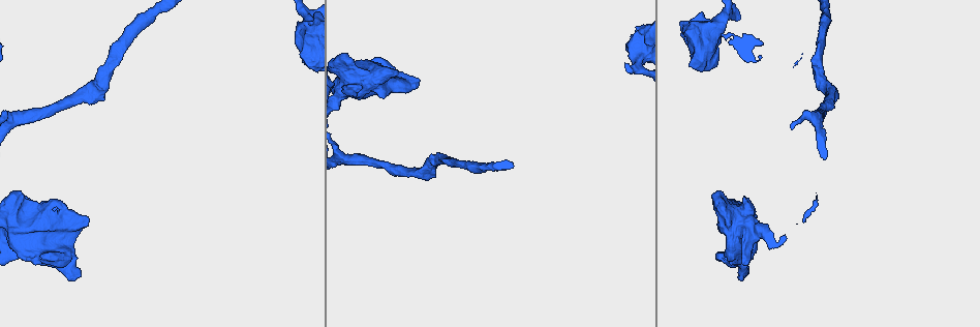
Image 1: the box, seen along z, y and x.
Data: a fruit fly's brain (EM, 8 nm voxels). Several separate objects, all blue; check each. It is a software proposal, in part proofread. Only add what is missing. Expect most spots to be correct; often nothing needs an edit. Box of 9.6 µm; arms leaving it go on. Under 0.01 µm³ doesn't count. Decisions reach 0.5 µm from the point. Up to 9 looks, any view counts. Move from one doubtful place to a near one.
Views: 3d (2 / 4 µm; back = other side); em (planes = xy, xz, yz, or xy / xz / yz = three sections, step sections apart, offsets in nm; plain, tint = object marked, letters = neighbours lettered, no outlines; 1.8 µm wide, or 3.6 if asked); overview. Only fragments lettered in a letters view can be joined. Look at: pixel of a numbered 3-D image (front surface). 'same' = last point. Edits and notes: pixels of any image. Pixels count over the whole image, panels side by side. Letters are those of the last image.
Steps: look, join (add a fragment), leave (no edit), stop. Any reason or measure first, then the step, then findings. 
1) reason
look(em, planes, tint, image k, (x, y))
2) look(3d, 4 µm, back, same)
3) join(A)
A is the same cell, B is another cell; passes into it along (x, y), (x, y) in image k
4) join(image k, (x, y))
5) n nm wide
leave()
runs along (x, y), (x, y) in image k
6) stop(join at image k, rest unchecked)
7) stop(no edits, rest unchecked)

branch stops here
look(3d, 2 µm, image 1, (742, 276))

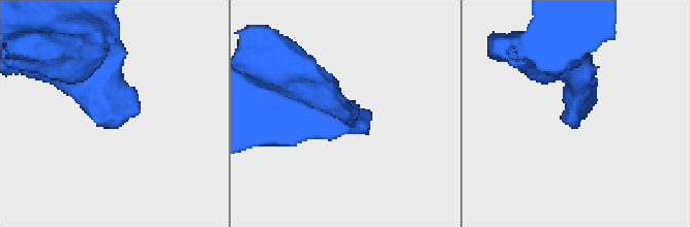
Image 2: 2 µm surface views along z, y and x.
shape alone is not enough
look(em, planes, letters, image 2, (137, 109))

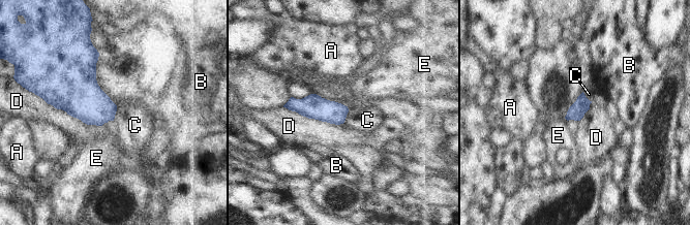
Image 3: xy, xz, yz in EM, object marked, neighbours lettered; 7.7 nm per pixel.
leave()
A, B, C, D and E are other cells; no lettered fragment goes on from it

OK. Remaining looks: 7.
an open end
look(em, yz, step 16, letters, image 1, (408, 79))

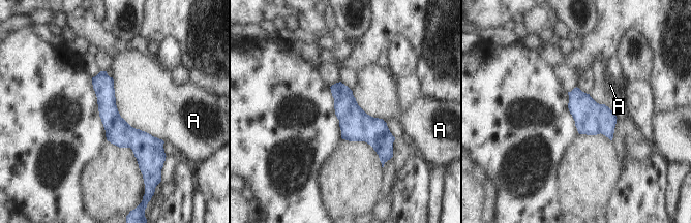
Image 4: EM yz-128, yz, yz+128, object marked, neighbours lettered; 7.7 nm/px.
170 nm wide
leave()
A is another cell; border along (112, 77), (118, 113), (163, 141) in image 4; no lettered fragment goes on from it

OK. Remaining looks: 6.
look(em, planes, letters, image 1, (18, 193))

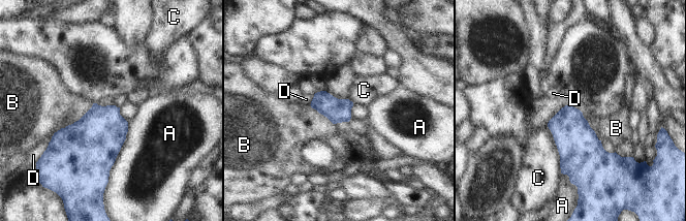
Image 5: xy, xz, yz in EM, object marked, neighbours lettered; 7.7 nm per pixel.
leave()
A, B, C and D are other cells; none of them fits

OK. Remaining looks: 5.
stops while still wide
look(3d, 4 µm, image 1, (688, 64))

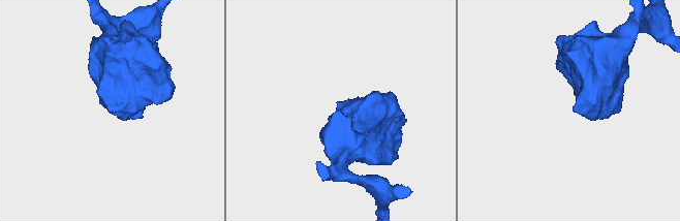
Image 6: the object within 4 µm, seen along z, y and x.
need the tissue
look(em, 3.6 µm, xy, step 8, letters, image 6, (575, 110))

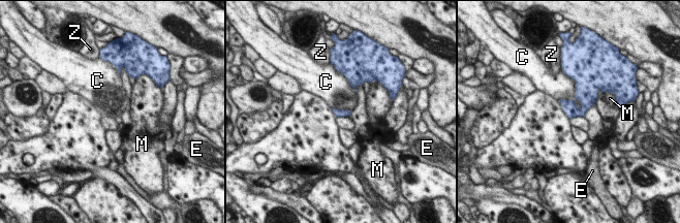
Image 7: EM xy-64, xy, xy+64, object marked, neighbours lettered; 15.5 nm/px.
another direction
look(em, 3.6 µm, yz, step 8, letters, same)

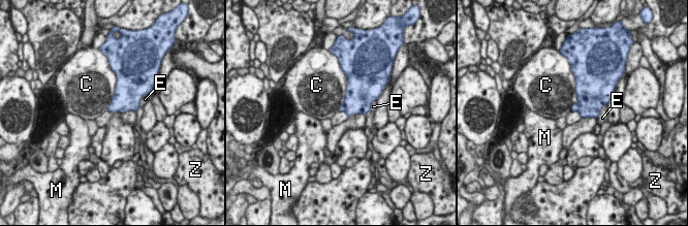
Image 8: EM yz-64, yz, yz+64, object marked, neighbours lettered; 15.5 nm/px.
C touches over 550 nm
leave()
C, E, M and Z are other cells; no lettered fragment goes on from it

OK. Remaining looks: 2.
stop(no edits, rest unchecked)

